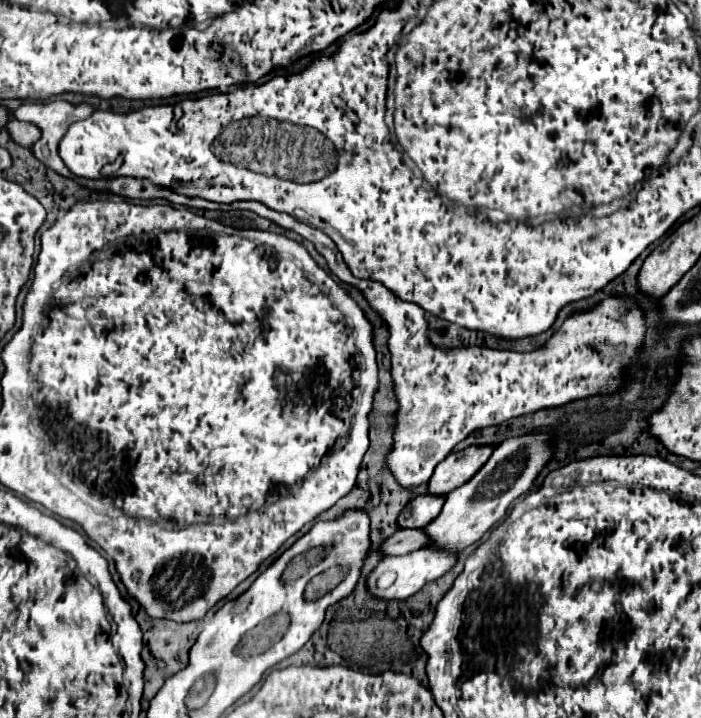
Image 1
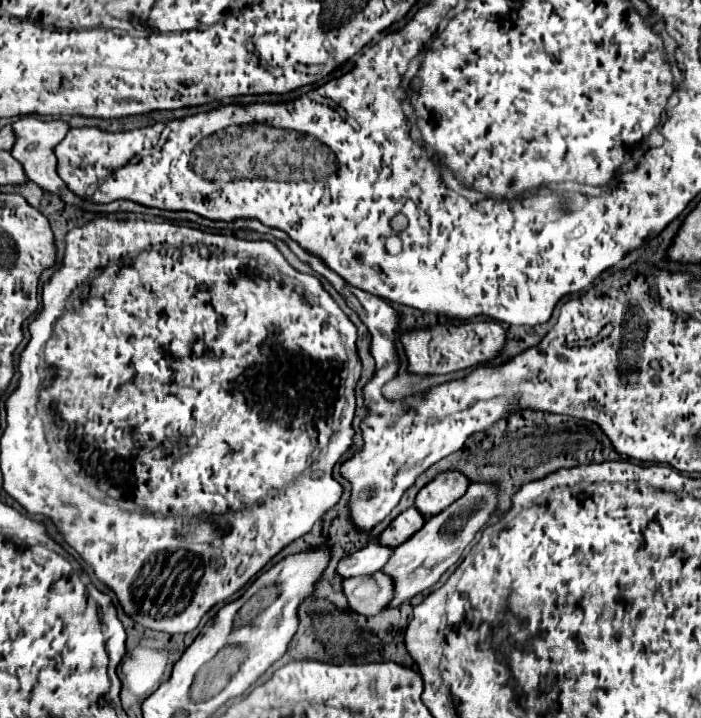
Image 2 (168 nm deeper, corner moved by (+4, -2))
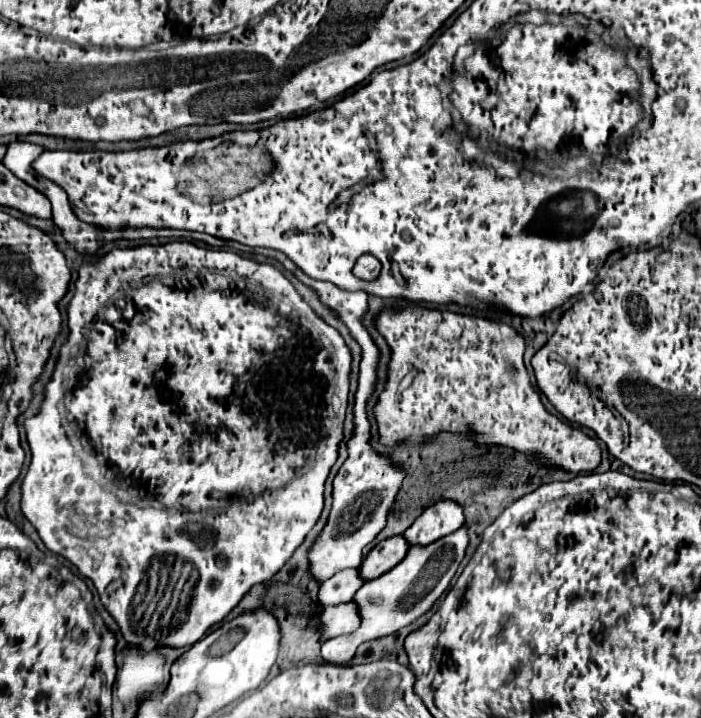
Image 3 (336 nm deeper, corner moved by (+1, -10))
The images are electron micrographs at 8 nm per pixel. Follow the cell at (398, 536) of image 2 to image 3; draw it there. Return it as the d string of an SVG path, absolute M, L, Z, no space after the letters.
M391 536L383 542L379 542L363 560L361 568L363 574L367 574L367 580L381 576L383 572L391 570L395 564L399 564L409 550L409 542L405 536Z

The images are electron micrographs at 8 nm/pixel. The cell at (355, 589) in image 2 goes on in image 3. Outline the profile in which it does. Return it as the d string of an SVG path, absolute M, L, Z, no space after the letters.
M343 602L343 604L329 606L321 614L321 622L323 622L321 642L341 636L341 634L353 634L361 624L359 606L355 602Z

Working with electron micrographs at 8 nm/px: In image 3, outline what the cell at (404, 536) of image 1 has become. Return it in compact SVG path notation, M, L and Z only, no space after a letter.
M345 568L321 584L319 602L321 606L333 606L335 602L347 602L365 584L359 568Z

